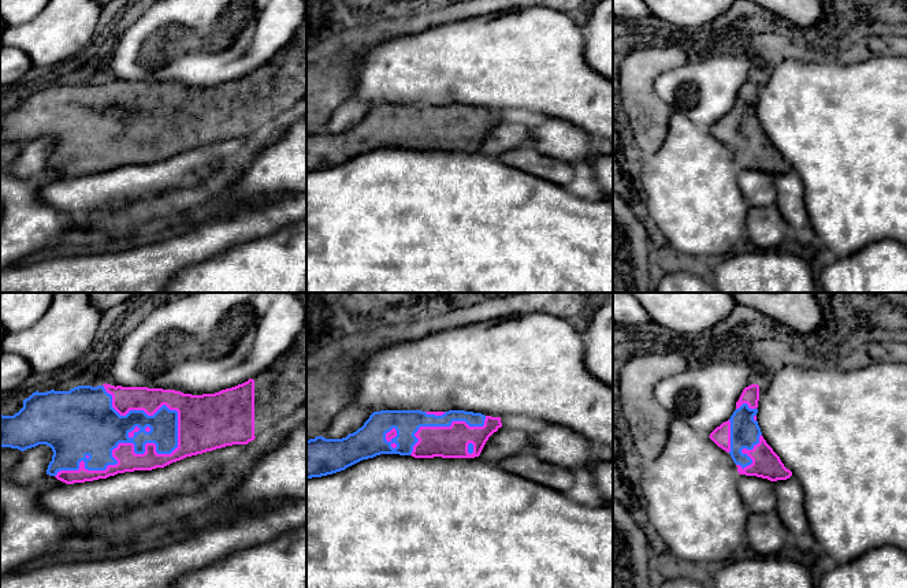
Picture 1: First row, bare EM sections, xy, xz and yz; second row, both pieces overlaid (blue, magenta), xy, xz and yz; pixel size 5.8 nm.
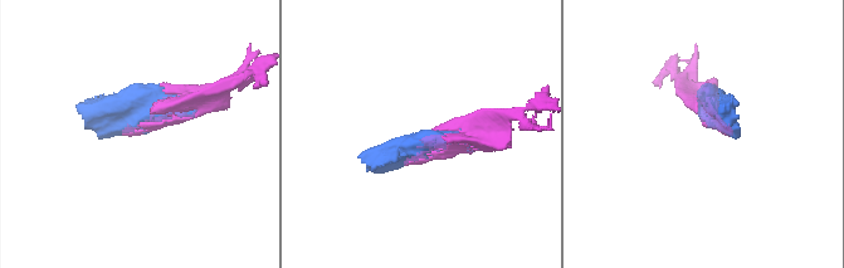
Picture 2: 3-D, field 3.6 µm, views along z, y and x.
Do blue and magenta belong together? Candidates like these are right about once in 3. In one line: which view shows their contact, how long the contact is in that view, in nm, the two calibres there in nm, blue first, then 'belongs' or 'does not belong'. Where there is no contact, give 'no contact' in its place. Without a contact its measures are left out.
contact in xy; length 800 nm; calibres 340 and 140 nm; belongs

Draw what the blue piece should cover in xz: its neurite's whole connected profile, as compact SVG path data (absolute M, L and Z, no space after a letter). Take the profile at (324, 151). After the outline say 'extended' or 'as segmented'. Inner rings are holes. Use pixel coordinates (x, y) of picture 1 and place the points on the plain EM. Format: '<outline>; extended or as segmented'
M465 104L373 105L361 122L342 133L316 130L306 134L306 172L332 168L380 148L412 149L415 152L475 152L488 131L502 120L501 111Z; extended

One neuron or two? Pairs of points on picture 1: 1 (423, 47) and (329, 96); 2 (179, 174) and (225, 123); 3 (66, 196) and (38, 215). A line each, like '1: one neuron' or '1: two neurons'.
1: two neurons
2: two neurons
3: two neurons

